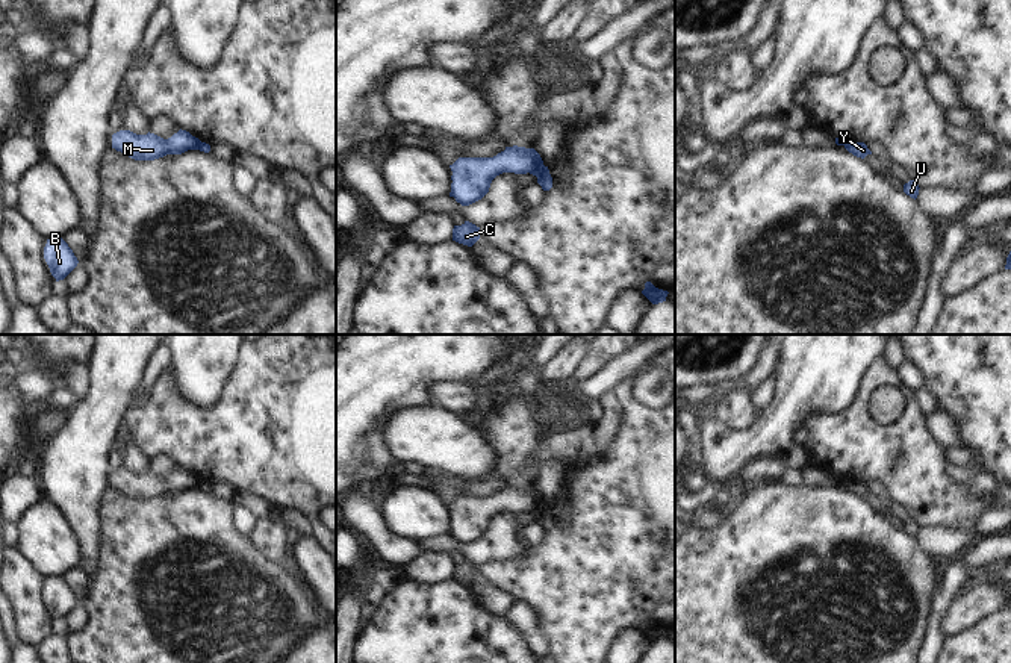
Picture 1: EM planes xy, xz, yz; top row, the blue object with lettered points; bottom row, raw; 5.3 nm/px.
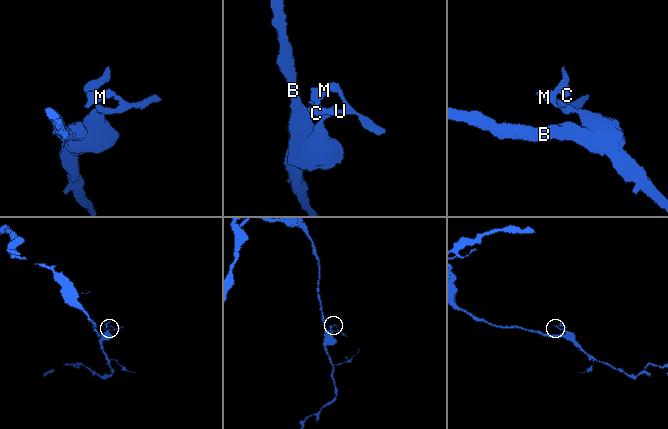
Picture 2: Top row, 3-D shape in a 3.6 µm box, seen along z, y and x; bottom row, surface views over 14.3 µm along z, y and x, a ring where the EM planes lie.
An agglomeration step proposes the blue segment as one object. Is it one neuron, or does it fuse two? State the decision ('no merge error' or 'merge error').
merge error

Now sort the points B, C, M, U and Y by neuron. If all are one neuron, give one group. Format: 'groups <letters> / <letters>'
groups B U Y / C M

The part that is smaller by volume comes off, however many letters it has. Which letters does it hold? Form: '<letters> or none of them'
C, M

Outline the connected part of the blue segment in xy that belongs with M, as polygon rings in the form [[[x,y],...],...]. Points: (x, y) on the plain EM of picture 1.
[[[182,468],[168,478],[150,471],[136,474],[130,469],[120,469],[112,474],[112,487],[135,500],[154,500],[166,493],[182,493],[188,489],[197,489],[200,483],[198,477]]]

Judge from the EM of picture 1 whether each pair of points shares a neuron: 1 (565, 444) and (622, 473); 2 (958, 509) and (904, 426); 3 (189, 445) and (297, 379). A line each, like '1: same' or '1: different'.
1: different
2: same
3: same

